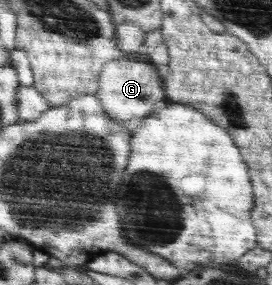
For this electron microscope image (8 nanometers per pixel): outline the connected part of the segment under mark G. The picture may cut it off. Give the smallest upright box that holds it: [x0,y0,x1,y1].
[94,54,165,125]

